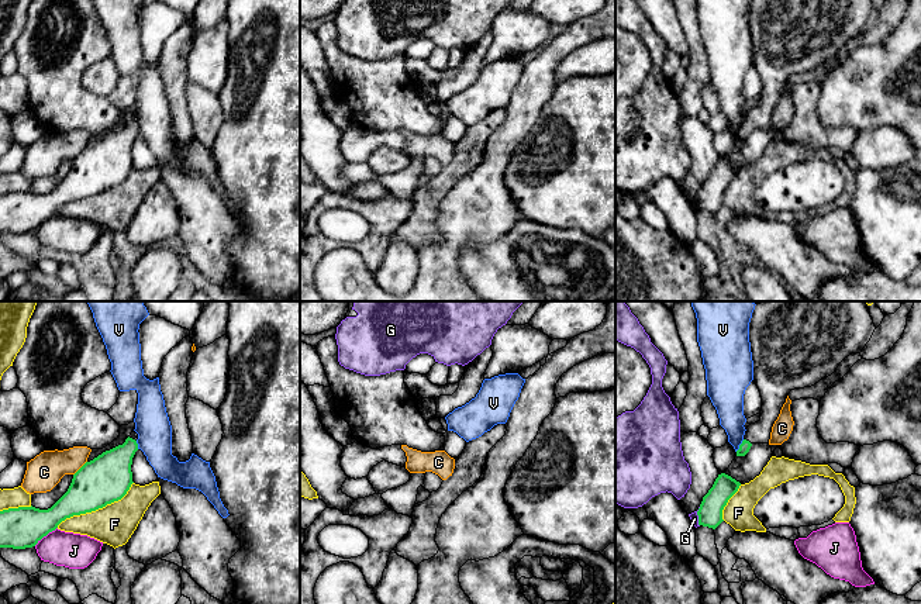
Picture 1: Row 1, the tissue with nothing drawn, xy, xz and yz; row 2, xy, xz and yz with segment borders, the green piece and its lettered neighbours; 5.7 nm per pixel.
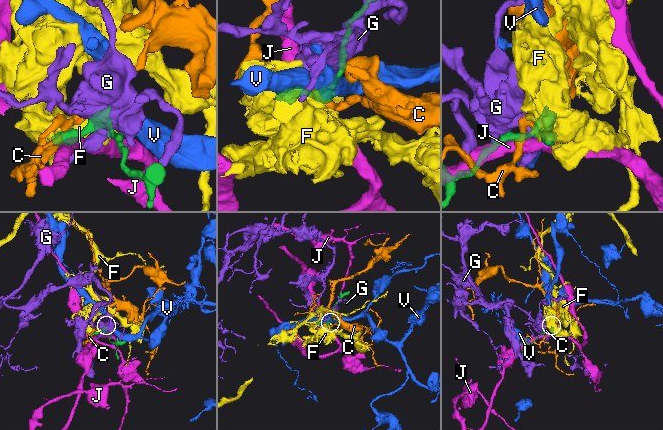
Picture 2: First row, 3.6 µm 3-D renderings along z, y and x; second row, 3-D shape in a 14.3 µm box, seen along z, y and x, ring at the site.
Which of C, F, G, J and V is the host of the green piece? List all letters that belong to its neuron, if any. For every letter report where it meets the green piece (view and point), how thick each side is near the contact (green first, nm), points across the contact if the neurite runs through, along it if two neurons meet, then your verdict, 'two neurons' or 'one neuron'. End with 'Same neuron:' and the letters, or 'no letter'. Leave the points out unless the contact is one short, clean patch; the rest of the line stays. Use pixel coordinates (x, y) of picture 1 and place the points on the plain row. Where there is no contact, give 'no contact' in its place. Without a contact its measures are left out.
C: meets green in xy at (80, 152); 280 nm thick on the green side, 200 nm on the other; border along xy (86, 145), (73, 159); two neurons
F: meets green in xy at (96, 193); 280 nm thick on the green side, 240 nm on the other; two neurons
G: meets green in yz at (699, 202); 140 nm thick on the green side, 50 nm on the other; two neurons
J: meets green in xy at (45, 220); 240 nm thick on the green side, 200 nm on the other; border along xy (57, 211), (34, 230); two neurons
V: meets green in yz at (740, 130); 60 nm thick on the green side, 160 nm on the other; border along yz (744, 124), (735, 135); two neurons
Same neuron: no letter

